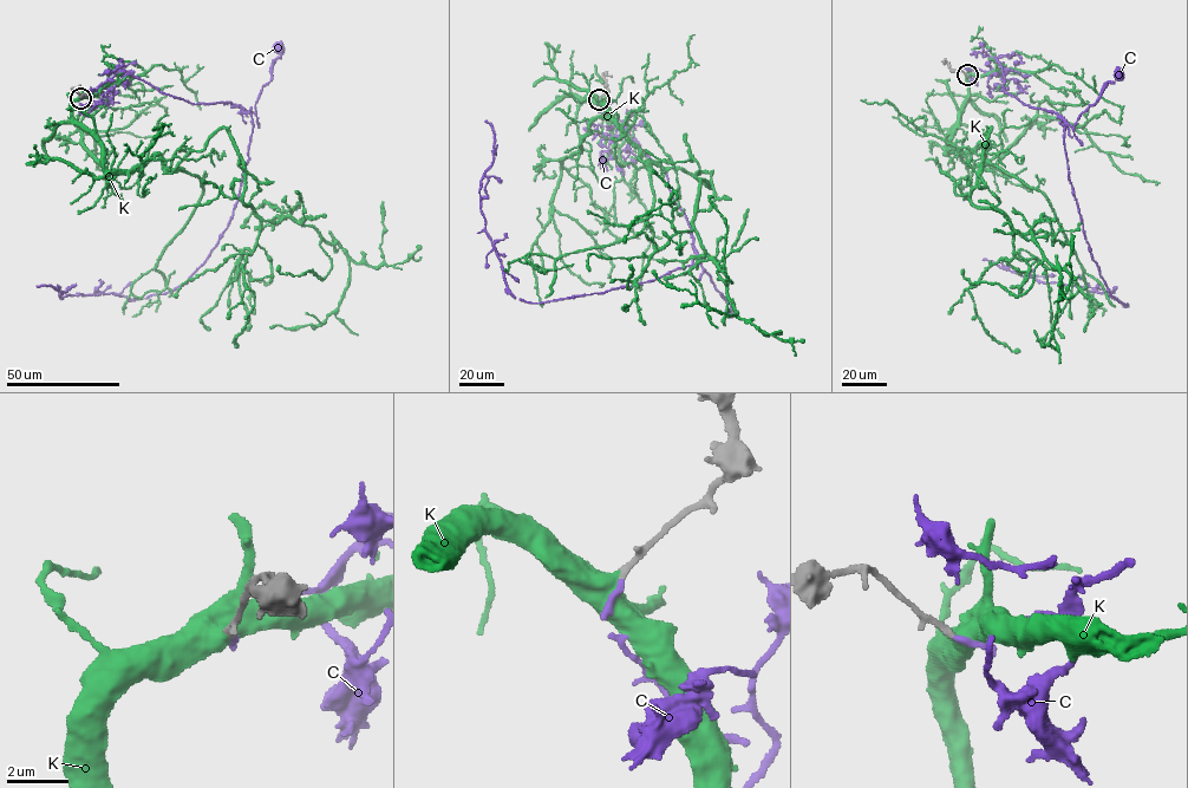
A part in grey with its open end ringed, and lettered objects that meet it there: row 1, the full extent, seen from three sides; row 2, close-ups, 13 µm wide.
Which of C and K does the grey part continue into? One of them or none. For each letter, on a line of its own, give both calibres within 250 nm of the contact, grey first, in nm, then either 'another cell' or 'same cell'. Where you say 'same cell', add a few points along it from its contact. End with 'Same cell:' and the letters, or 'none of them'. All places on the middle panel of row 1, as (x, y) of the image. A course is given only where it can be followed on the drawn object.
C: 200/200 nm | same cell
K: 200/700 nm | another cell
Same cell: C

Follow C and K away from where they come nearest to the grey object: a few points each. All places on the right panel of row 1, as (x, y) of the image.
C: (967, 76), (989, 71), (996, 58), (1005, 91), (1025, 104), (1057, 112), (1074, 129), (1118, 75)
K: (967, 75), (952, 149), (981, 143), (985, 161), (991, 128), (978, 174), (1061, 277), (1052, 334), (1037, 340)

